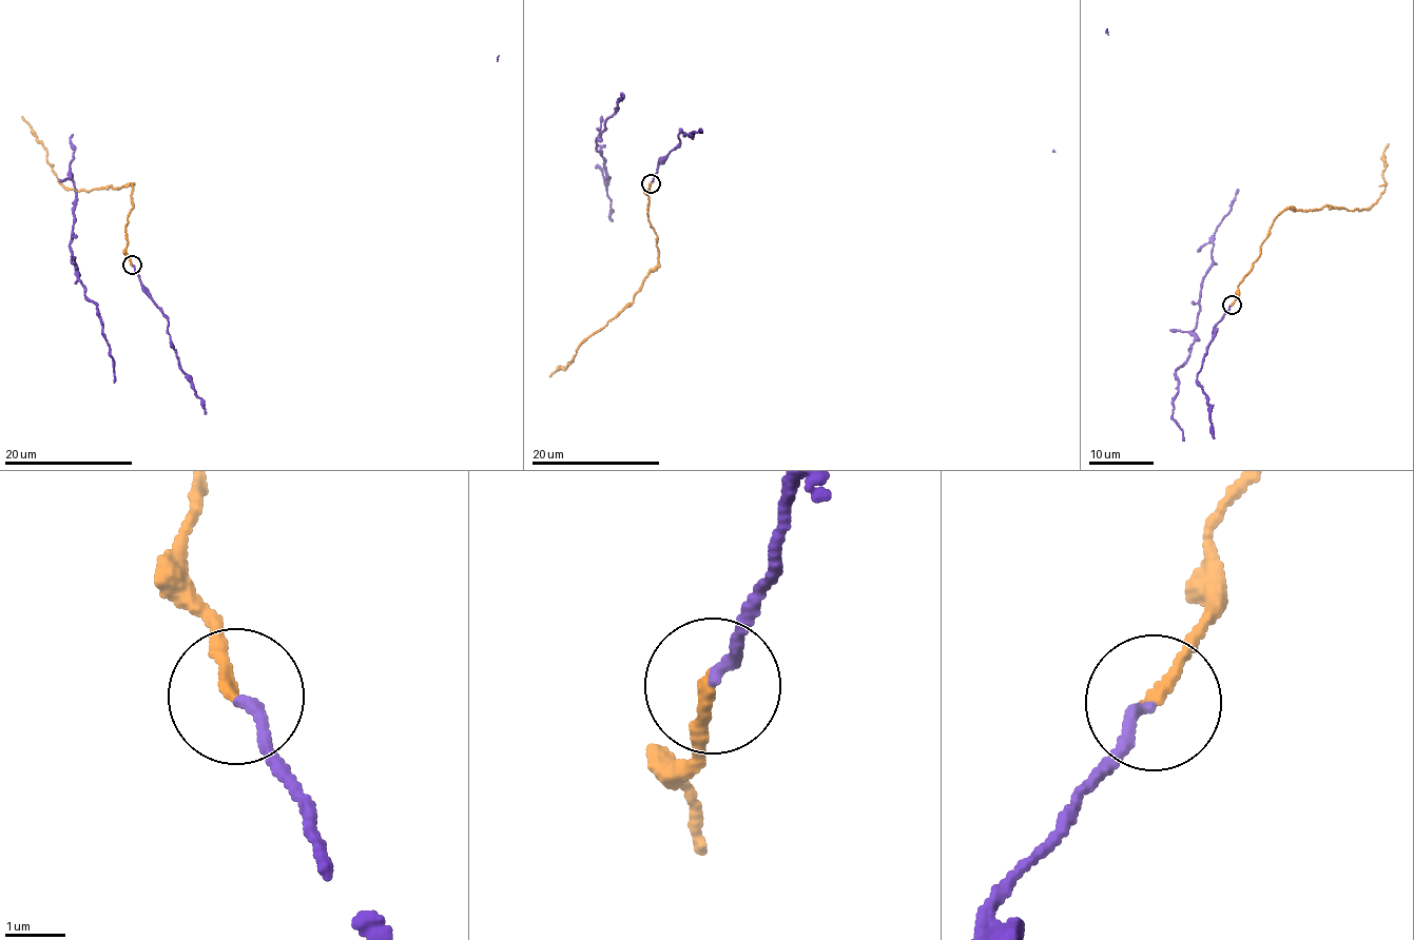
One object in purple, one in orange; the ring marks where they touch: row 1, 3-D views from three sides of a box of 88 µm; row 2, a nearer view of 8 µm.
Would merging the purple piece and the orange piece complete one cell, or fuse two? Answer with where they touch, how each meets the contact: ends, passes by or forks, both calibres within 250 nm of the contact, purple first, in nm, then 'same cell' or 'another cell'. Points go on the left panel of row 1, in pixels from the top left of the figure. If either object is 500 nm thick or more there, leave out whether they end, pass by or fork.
(132, 265) | purple ends | orange ends | 180/200 nm | same cell

